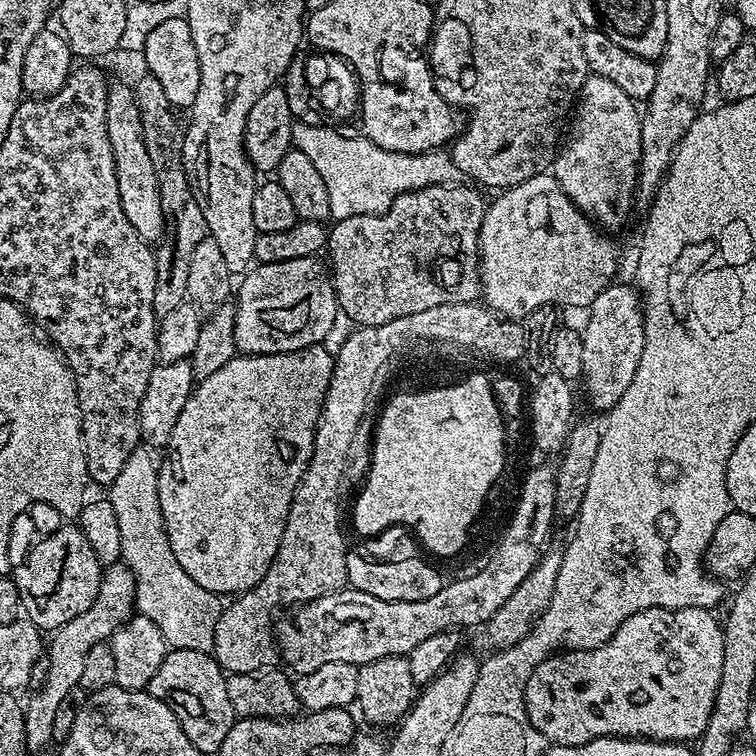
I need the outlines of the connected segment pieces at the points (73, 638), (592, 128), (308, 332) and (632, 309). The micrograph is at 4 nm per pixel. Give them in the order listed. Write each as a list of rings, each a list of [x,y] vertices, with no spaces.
[[[122,562],[110,564],[103,569],[94,602],[90,602],[90,606],[82,614],[78,614],[78,618],[70,618],[66,626],[51,633],[50,643],[46,648],[51,659],[49,677],[40,689],[28,696],[30,698],[28,704],[26,700],[24,708],[24,729],[29,749],[44,748],[53,743],[54,714],[58,711],[58,706],[62,706],[62,702],[68,698],[69,690],[79,685],[82,666],[86,663],[86,654],[90,654],[90,646],[111,641],[114,630],[118,630],[118,626],[122,626],[134,615],[135,607],[136,576]]]
[[[589,74],[575,101],[570,131],[557,151],[556,159],[552,161],[551,175],[556,177],[558,186],[562,186],[566,198],[570,198],[570,202],[574,202],[574,206],[578,206],[578,210],[582,210],[584,215],[601,229],[622,227],[632,212],[632,199],[637,199],[642,155],[641,115],[637,101],[632,100],[626,90],[621,90],[615,82],[610,82],[610,78]]]
[[[311,256],[294,258],[290,262],[256,264],[248,274],[241,284],[239,281],[234,292],[237,353],[265,356],[297,352],[325,343],[324,339],[336,324],[338,309],[332,277],[323,259]]]
[[[613,282],[588,305],[588,321],[582,324],[582,383],[588,400],[600,414],[614,407],[618,398],[626,394],[630,382],[634,382],[634,370],[642,362],[644,349],[644,309],[642,296],[631,283]]]

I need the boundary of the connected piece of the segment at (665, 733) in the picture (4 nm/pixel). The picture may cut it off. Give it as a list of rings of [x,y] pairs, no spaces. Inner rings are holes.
[[[647,608],[635,612],[597,648],[547,656],[530,674],[524,691],[526,714],[545,741],[565,748],[607,736],[638,740],[696,742],[706,730],[722,678],[724,629],[706,608]]]

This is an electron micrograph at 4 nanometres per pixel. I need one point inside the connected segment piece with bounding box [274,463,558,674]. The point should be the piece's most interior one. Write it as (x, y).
(349, 625)

